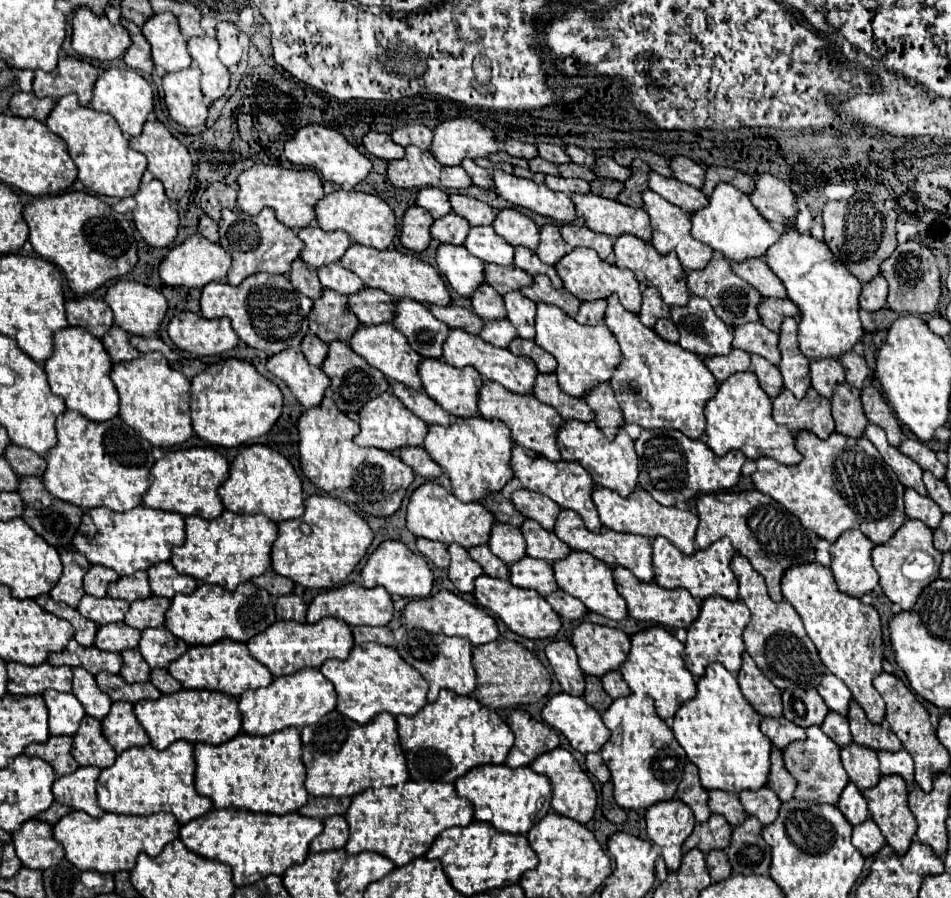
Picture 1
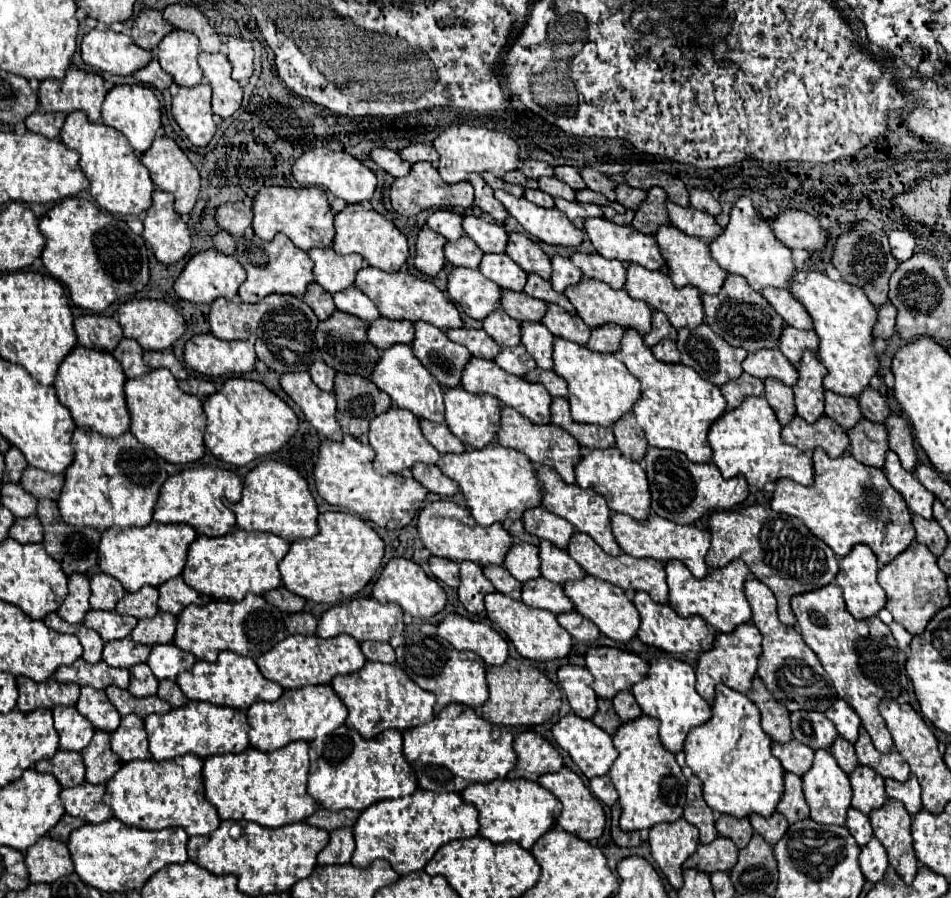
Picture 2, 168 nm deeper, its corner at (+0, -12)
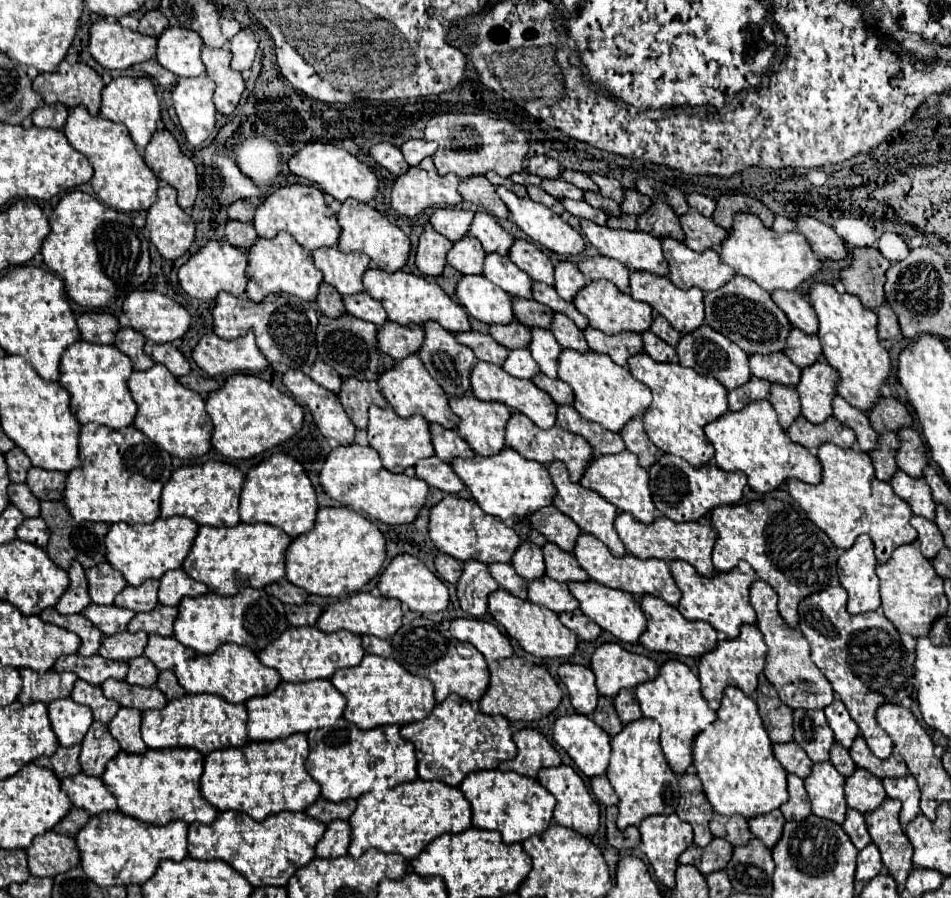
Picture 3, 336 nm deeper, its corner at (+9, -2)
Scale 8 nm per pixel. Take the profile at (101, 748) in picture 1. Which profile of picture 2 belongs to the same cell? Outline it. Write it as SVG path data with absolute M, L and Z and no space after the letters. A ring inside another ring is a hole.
M96 730L92 742L82 750L82 758L90 784L106 784L122 766L120 756L110 748L110 734L102 730Z

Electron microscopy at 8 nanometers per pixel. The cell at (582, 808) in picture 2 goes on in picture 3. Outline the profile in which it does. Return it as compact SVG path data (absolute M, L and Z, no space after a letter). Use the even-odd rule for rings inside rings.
M555 766L555 768L541 768L537 780L557 798L557 806L553 810L553 818L557 824L577 830L581 836L593 836L599 828L599 806L591 798L587 786L583 784L581 776L571 766Z

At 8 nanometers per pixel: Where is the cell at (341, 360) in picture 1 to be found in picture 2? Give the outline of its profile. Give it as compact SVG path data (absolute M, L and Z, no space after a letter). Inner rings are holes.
M336 374L336 400L338 422L346 434L354 438L368 432L368 422L372 416L378 416L392 406L386 392L356 374Z

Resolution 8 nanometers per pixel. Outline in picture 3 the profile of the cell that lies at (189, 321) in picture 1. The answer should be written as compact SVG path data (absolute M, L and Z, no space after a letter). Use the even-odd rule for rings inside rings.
M253 330L235 340L223 340L217 334L205 334L191 350L191 358L209 376L261 372L269 366L265 356L257 350Z

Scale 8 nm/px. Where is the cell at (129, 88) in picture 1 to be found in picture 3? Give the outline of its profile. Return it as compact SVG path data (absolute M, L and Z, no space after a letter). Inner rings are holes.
M119 76L113 78L101 92L101 116L111 120L111 122L121 122L127 126L131 140L139 146L145 148L157 130L157 120L161 118L161 108L159 100L155 94L155 88L149 78L143 76Z

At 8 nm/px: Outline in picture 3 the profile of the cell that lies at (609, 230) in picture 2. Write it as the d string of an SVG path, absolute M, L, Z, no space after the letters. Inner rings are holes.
M581 220L581 230L587 240L599 250L599 254L619 260L631 270L667 274L667 262L661 252L661 242L651 234L639 230L613 230L595 222Z

